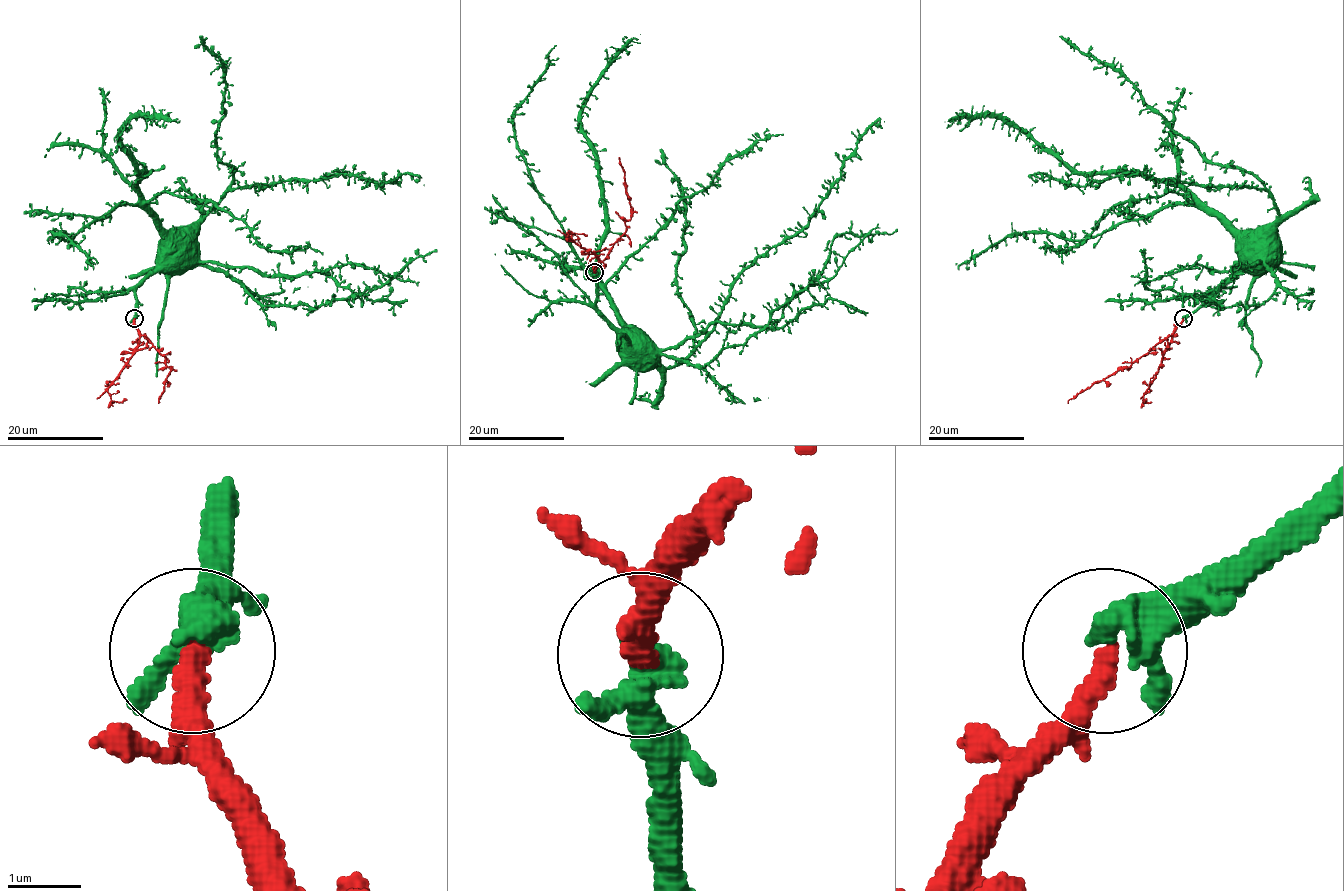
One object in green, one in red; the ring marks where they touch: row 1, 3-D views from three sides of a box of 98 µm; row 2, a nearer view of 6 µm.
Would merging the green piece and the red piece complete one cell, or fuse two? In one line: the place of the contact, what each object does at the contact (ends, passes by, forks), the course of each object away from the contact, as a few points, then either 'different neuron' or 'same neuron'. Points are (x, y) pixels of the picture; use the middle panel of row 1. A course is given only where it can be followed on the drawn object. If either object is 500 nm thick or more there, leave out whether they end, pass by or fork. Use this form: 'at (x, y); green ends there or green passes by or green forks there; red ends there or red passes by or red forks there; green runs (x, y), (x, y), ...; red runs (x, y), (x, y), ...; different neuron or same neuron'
at (594, 272); green passes by; red ends there; green runs (594, 272), (597, 307), (674, 368), (712, 329), (734, 281), (804, 228), (857, 140), (884, 121); red runs (594, 272), (625, 230), (625, 222), (630, 218), (627, 184), (618, 157); same neuron

